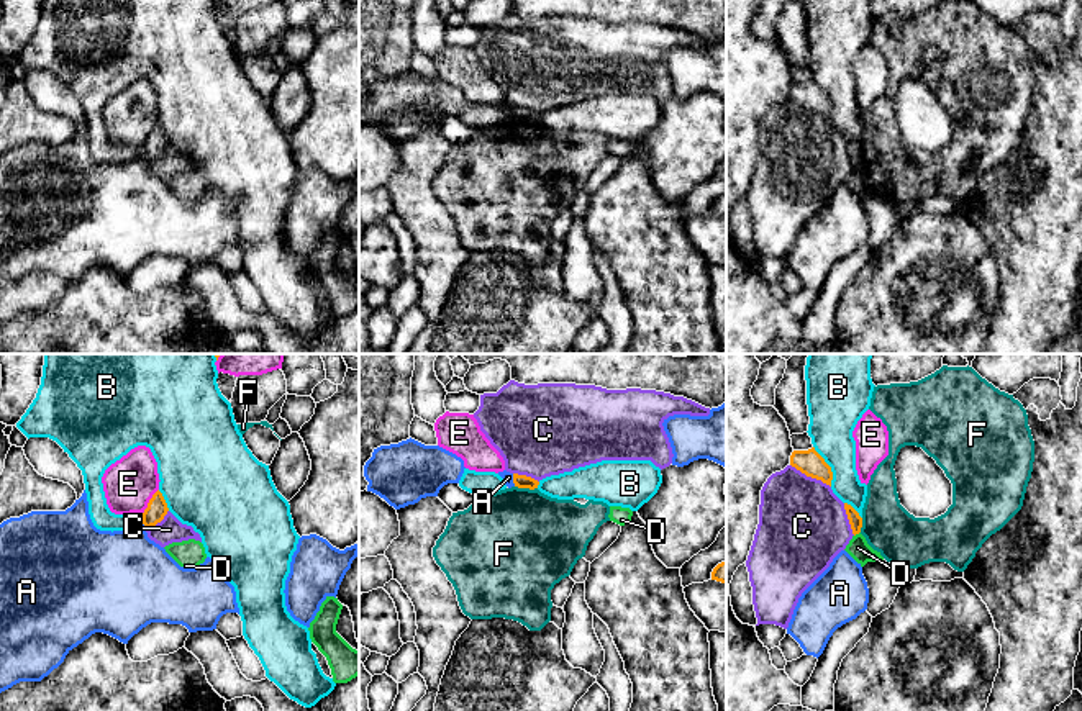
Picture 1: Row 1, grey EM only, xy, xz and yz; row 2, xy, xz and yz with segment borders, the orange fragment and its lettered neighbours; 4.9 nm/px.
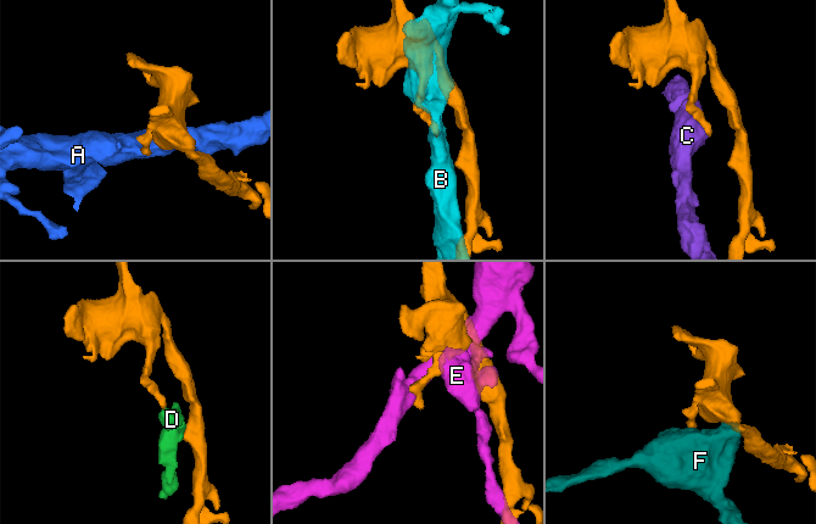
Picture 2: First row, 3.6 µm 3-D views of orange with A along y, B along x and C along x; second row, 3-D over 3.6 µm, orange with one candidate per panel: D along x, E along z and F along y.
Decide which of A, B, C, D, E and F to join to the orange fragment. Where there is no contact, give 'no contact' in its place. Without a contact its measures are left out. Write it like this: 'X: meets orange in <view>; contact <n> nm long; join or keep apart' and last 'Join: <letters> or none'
A: meets orange in xz; contact 70 nm long; keep apart
B: meets orange in yz; contact 220 nm long; keep apart
C: meets orange in yz; contact 240 nm long; keep apart
D: meets orange in yz; contact 40 nm long; keep apart
E: meets orange in xy; contact 150 nm long; keep apart
F: meets orange in xz; contact 110 nm long; keep apart
Join: none

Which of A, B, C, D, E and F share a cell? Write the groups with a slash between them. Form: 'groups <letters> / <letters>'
groups A / B / C / D / E / F

